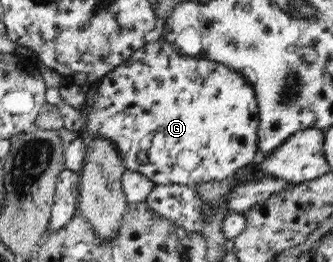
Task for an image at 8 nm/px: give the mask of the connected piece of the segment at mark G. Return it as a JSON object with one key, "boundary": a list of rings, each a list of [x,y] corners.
{"boundary":[[[165,40],[146,44],[135,51],[123,64],[108,72],[98,82],[97,88],[86,96],[86,105],[82,109],[85,116],[85,129],[82,136],[85,140],[105,139],[115,145],[116,152],[126,170],[143,174],[155,185],[191,185],[197,186],[203,183],[213,183],[233,177],[237,170],[251,164],[255,154],[258,152],[257,128],[259,126],[259,109],[253,87],[243,78],[239,72],[230,69],[221,63],[213,63],[204,58],[183,55],[179,50],[173,48]]]}

